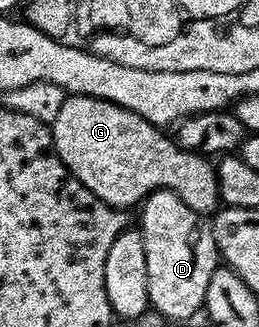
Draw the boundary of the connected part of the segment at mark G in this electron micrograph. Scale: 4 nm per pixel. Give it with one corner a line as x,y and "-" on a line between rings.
83,94
66,96
56,115
56,120
49,125
50,135
54,137
54,151
84,188
88,188
101,202
115,208
137,207
155,190
171,190
192,212
210,216
219,209
222,193
218,187
218,171
215,163
206,154
193,150
182,150
169,133
153,126
144,116
128,108
118,106
103,98
93,98

